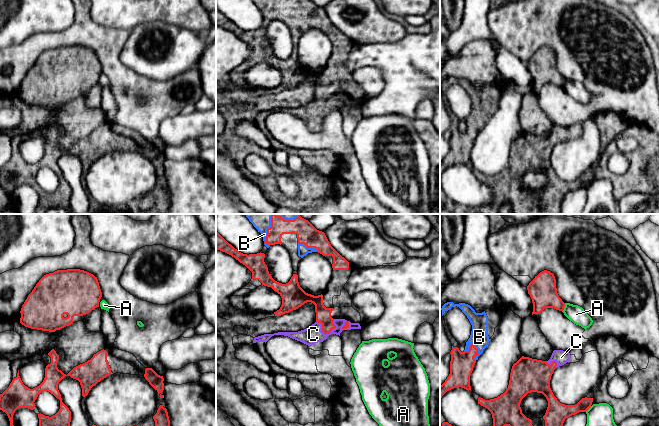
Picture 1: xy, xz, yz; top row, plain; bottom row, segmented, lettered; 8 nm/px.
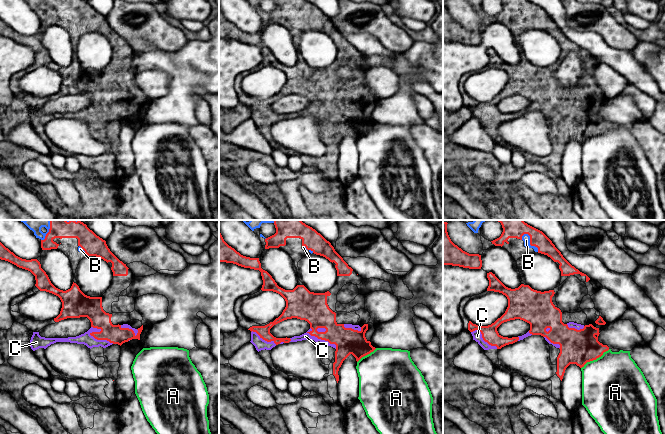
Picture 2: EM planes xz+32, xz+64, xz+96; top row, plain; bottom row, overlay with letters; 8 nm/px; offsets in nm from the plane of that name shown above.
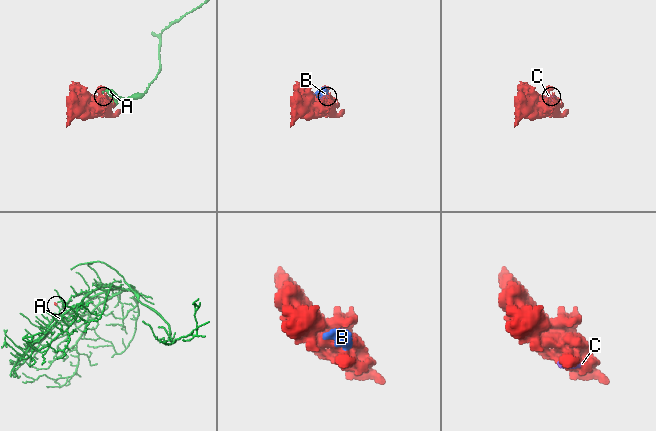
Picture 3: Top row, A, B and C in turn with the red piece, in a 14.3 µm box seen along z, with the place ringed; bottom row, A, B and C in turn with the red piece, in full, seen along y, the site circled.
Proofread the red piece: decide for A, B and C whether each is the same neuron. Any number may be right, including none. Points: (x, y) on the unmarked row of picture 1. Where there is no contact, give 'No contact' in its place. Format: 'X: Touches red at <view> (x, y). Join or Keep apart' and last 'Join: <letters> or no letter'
A: Touches red at yz (564, 82). Keep apart
B: Touches red at yz (477, 128). Join
C: Touches red at xz (323, 108). Join
Join: B, C

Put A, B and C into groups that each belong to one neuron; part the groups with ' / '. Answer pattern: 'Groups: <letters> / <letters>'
Groups: A / B C

